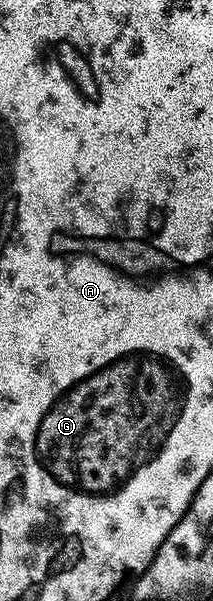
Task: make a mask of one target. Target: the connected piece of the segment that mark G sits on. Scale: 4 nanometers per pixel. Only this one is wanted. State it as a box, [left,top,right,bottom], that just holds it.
[29,347,192,501]

